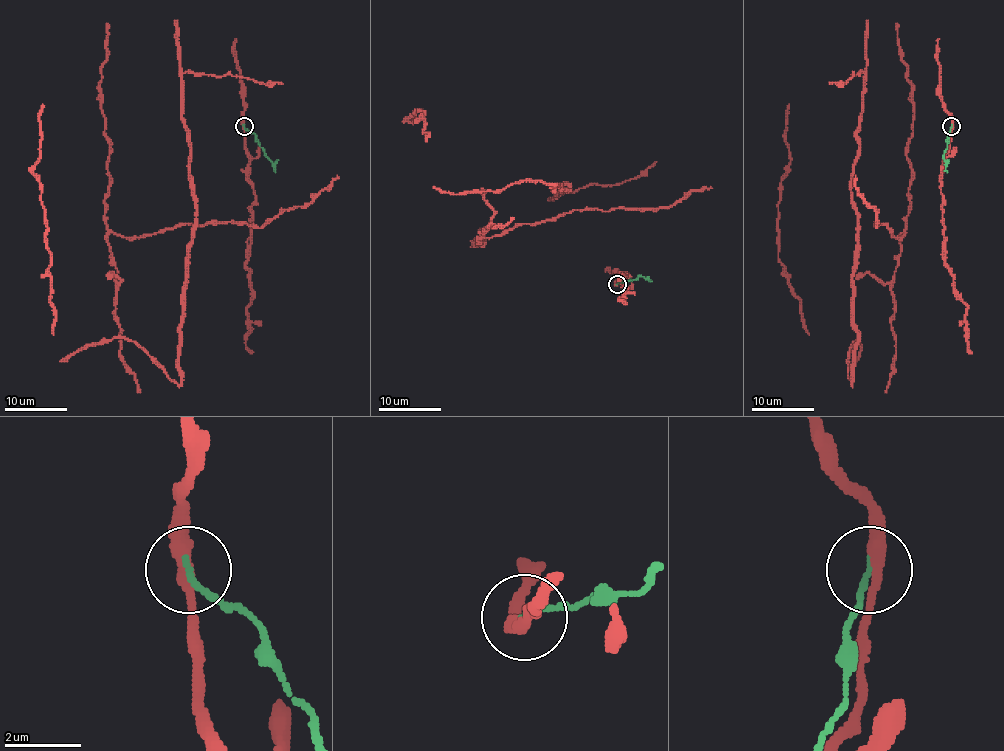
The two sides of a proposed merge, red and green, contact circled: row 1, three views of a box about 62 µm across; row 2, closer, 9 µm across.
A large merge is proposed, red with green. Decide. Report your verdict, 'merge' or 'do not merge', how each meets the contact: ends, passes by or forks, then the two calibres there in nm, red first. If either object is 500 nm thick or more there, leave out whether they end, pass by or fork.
do not merge; red passes by; green ends there; 320 nm thick on the red side, 160 nm on the other

